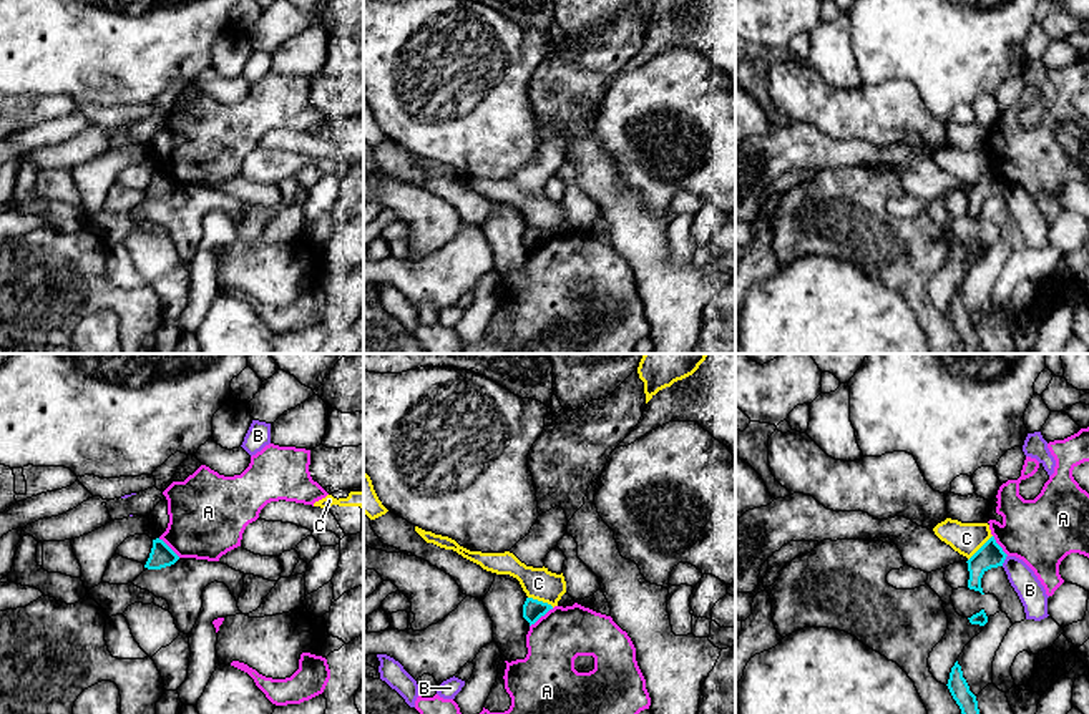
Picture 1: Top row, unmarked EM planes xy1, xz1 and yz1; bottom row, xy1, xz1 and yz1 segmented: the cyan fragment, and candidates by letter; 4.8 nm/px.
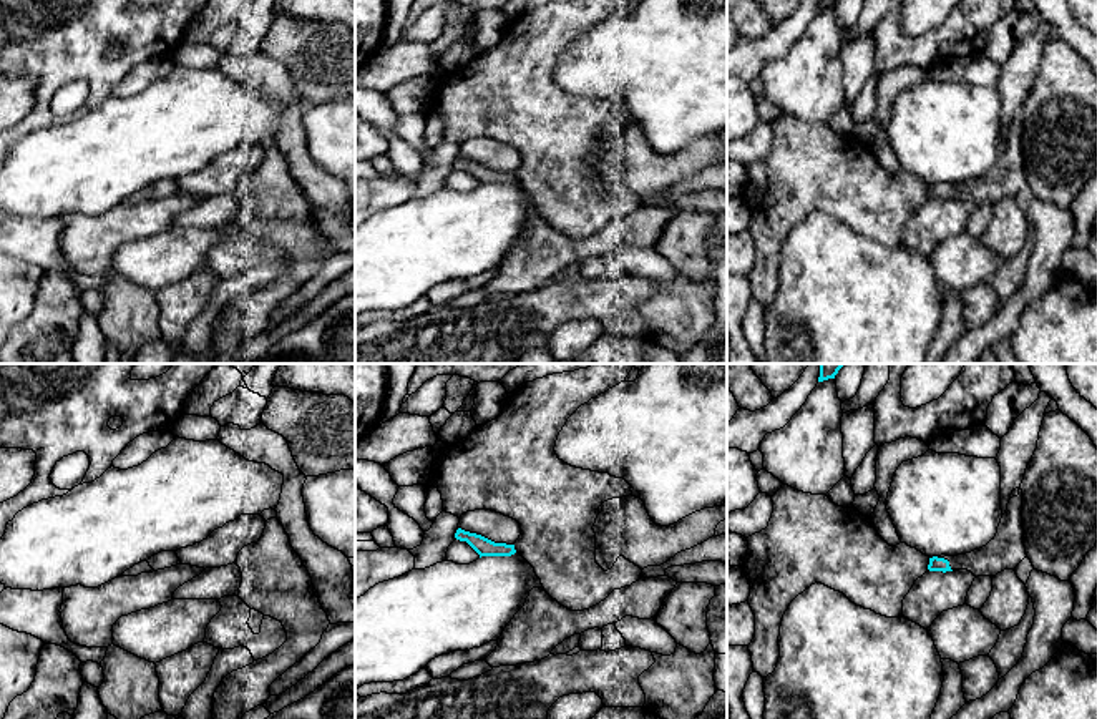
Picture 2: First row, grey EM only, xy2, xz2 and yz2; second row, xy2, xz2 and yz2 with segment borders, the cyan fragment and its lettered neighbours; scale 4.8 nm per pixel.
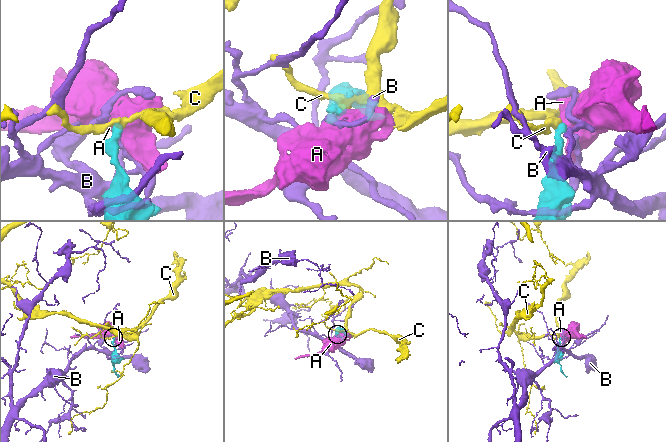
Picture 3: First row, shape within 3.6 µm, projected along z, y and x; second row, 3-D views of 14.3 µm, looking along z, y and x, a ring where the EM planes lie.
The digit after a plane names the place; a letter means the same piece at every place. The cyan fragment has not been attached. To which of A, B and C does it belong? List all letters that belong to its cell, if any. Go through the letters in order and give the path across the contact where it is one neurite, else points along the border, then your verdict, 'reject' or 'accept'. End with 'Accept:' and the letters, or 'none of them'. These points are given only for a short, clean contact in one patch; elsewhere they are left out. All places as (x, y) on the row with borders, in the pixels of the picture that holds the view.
A: border along xz1 (553, 608), (530, 626); reject
B: border along yz1 (1006, 555), (1001, 565); reject
C: border along xz1 (528, 596), (553, 606); reject
Accept: none of them

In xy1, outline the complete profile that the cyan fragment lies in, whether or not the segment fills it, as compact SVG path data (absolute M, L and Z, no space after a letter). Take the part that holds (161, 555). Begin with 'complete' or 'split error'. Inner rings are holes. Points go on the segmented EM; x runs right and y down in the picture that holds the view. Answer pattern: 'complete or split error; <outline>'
complete; M159 538L153 540L149 558L144 565L148 570L161 570L174 565L179 556Z

